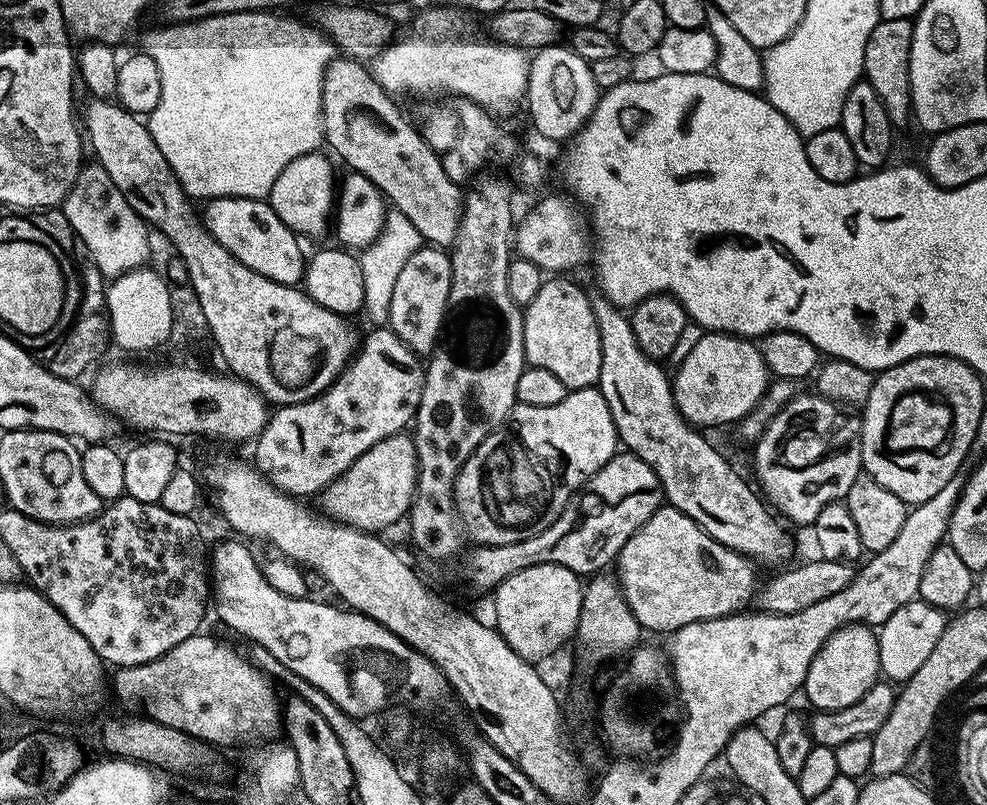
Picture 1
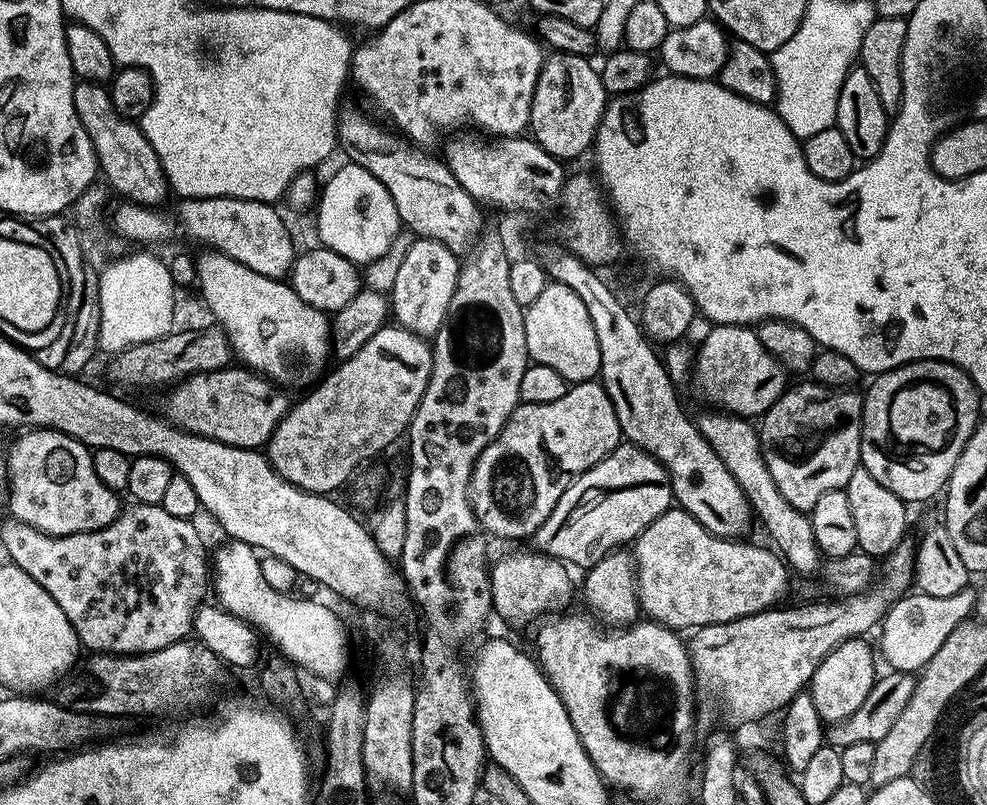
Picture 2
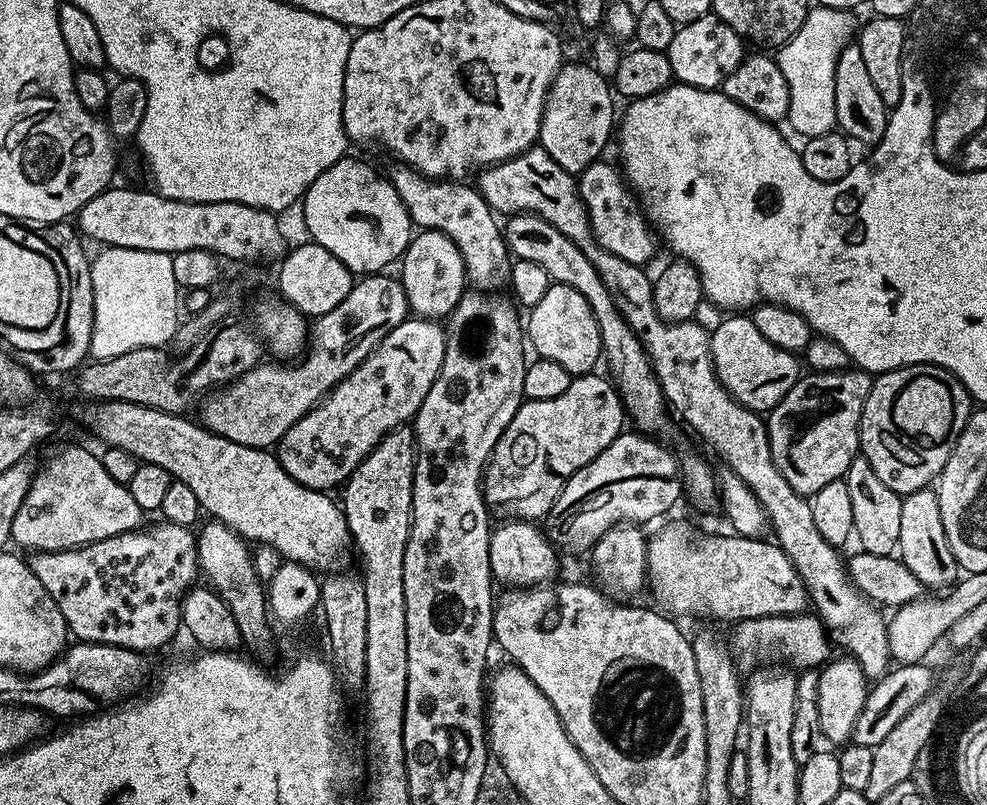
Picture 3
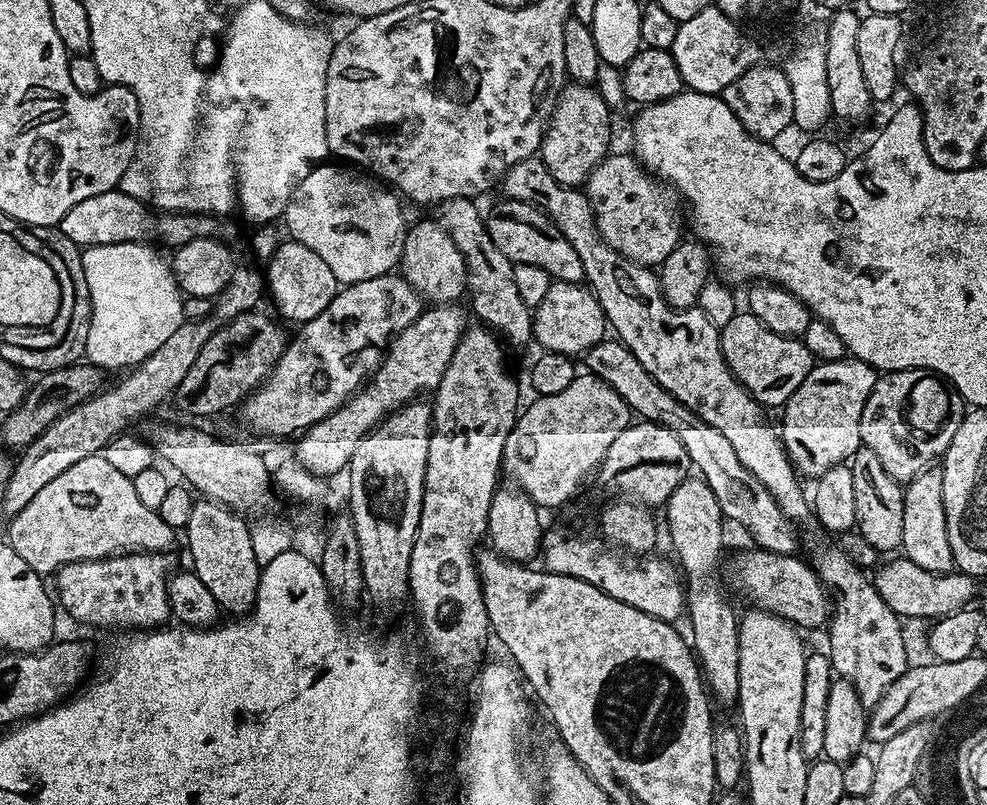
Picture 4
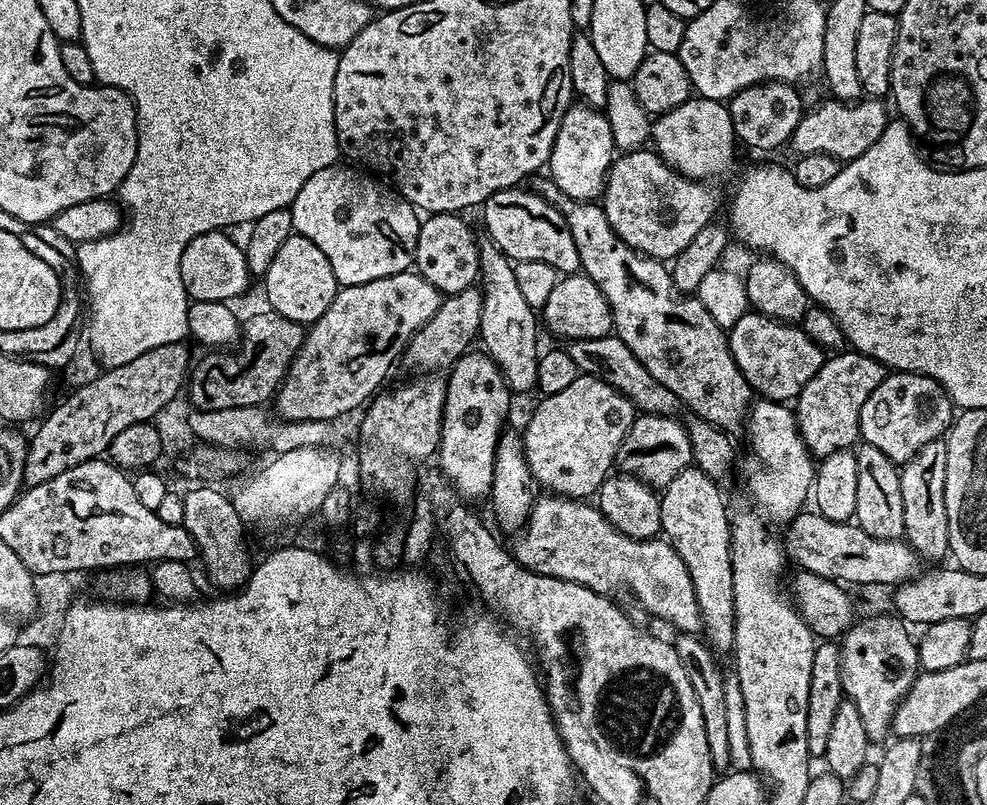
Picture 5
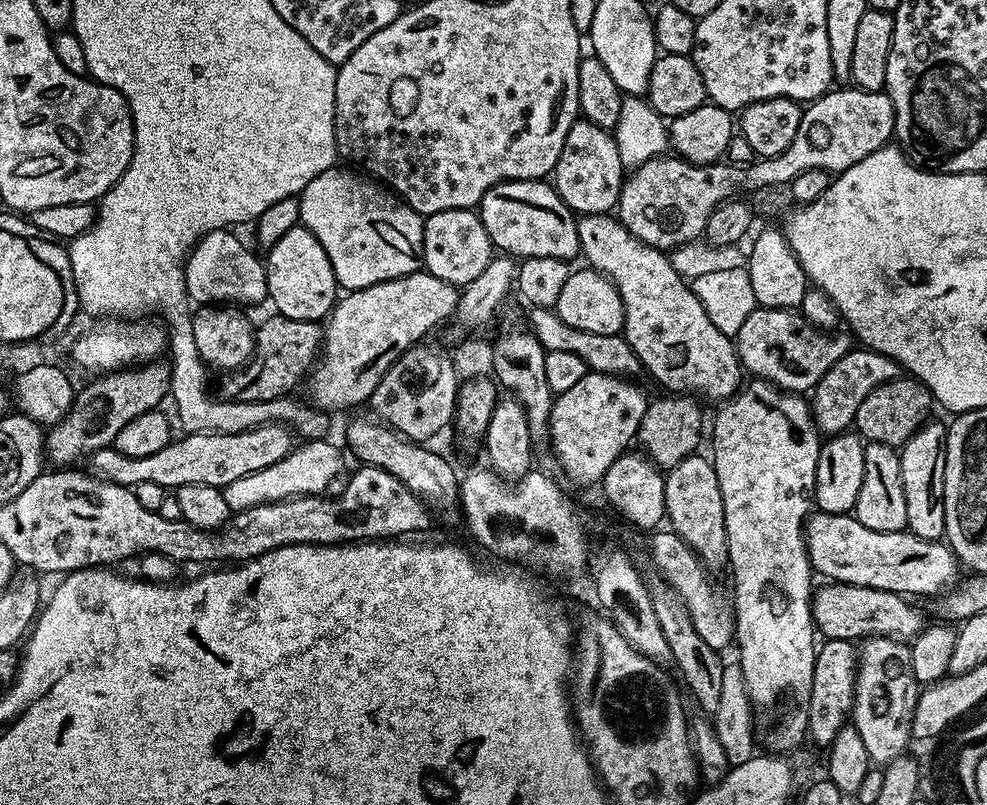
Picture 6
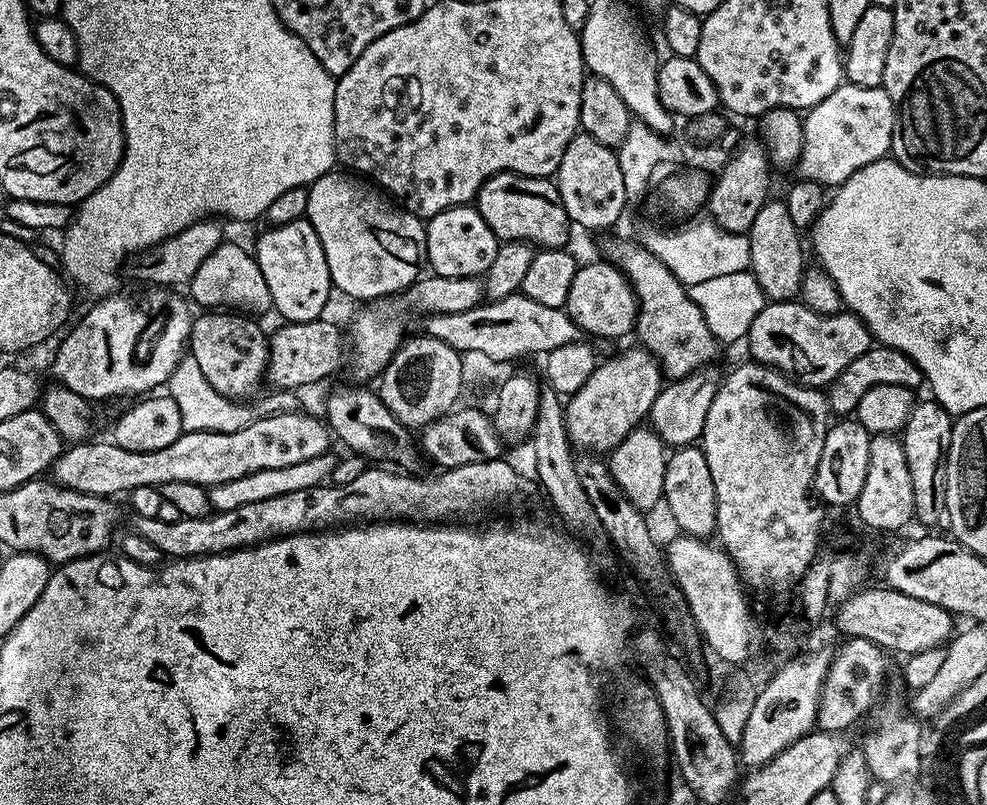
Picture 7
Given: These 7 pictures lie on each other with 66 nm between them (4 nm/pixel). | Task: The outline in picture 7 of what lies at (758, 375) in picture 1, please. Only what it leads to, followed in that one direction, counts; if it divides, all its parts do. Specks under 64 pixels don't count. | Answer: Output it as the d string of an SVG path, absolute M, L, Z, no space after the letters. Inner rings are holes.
M791 299L766 303L750 324L746 344L749 354L752 355L749 357L755 363L768 364L784 375L791 376L793 380L808 385L809 388L823 389L831 385L832 381L838 378L838 374L842 374L842 370L846 370L846 366L854 362L854 358L862 358L862 354L866 354L866 350L873 347L874 341L864 321L852 312L841 310L834 314L818 314Z

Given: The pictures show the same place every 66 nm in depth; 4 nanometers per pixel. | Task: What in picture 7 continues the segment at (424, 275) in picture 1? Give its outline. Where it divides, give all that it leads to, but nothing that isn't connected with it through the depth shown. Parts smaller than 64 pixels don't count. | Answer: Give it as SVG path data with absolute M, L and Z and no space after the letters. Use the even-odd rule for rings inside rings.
M459 204L457 208L442 210L427 221L426 264L435 275L442 278L483 277L494 266L502 241L486 226L486 218L475 206Z

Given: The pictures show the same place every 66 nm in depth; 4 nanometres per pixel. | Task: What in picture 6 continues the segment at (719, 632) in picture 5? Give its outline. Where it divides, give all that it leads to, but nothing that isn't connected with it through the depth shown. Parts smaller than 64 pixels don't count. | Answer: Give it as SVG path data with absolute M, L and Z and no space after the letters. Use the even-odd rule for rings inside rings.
M693 454L667 471L666 518L669 527L677 532L692 547L705 568L715 570L728 563L728 543L726 542L725 507L722 506L722 492L718 485L717 472L711 461L704 455Z

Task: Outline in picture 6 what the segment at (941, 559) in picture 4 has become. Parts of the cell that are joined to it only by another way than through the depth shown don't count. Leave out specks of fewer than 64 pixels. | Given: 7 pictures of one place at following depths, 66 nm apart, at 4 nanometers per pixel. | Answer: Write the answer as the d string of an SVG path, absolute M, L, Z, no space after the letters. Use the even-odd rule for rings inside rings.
M925 423L899 449L902 466L902 490L906 494L907 531L920 539L939 541L944 536L944 467L946 466L947 427Z

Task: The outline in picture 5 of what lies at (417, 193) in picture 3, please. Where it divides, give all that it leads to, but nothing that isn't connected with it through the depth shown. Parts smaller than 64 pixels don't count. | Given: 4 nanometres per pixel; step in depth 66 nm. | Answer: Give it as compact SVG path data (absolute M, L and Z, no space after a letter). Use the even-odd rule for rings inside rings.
M484 238L479 241L480 246L480 276L482 277L482 318L480 319L479 343L496 365L500 367L504 374L504 381L513 393L533 391L536 388L536 379L538 378L538 362L542 345L540 345L540 336L536 333L536 324L538 328L538 312L526 302L526 297L518 290L518 281L514 279L514 264L507 256L501 252L493 240Z

